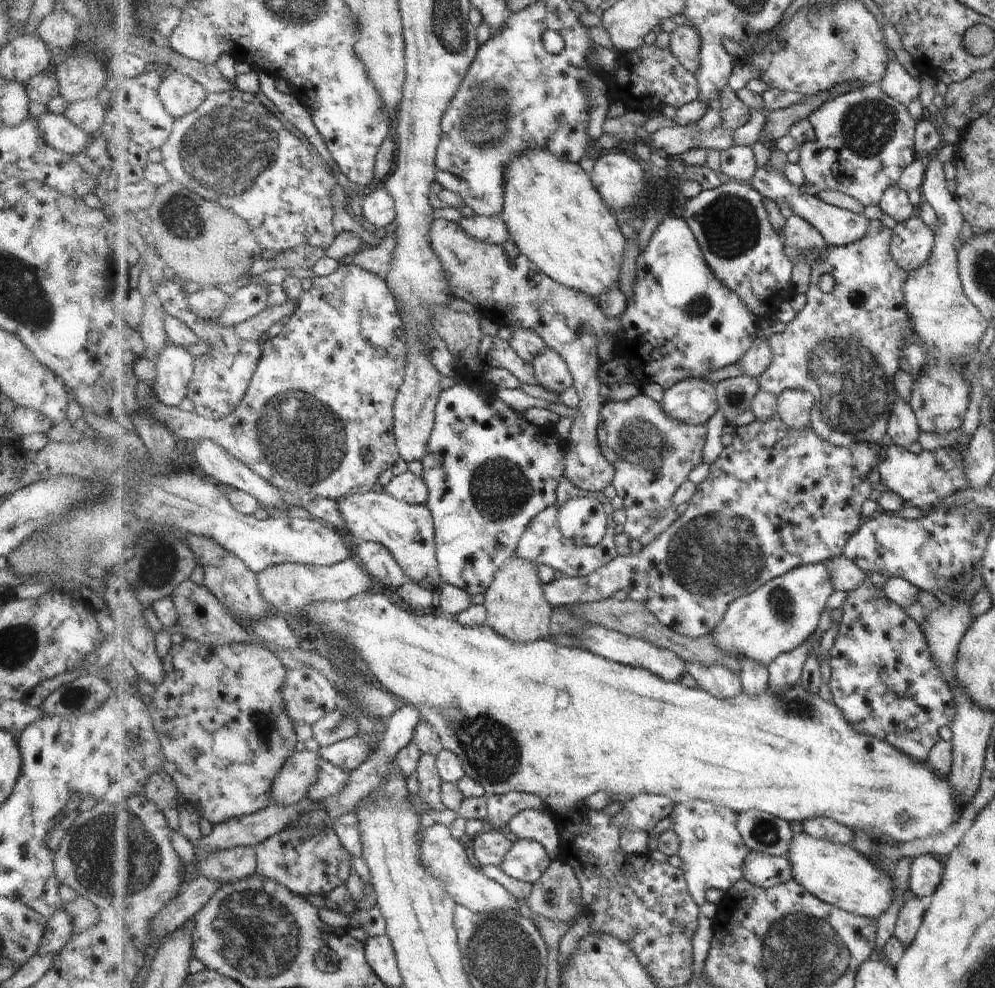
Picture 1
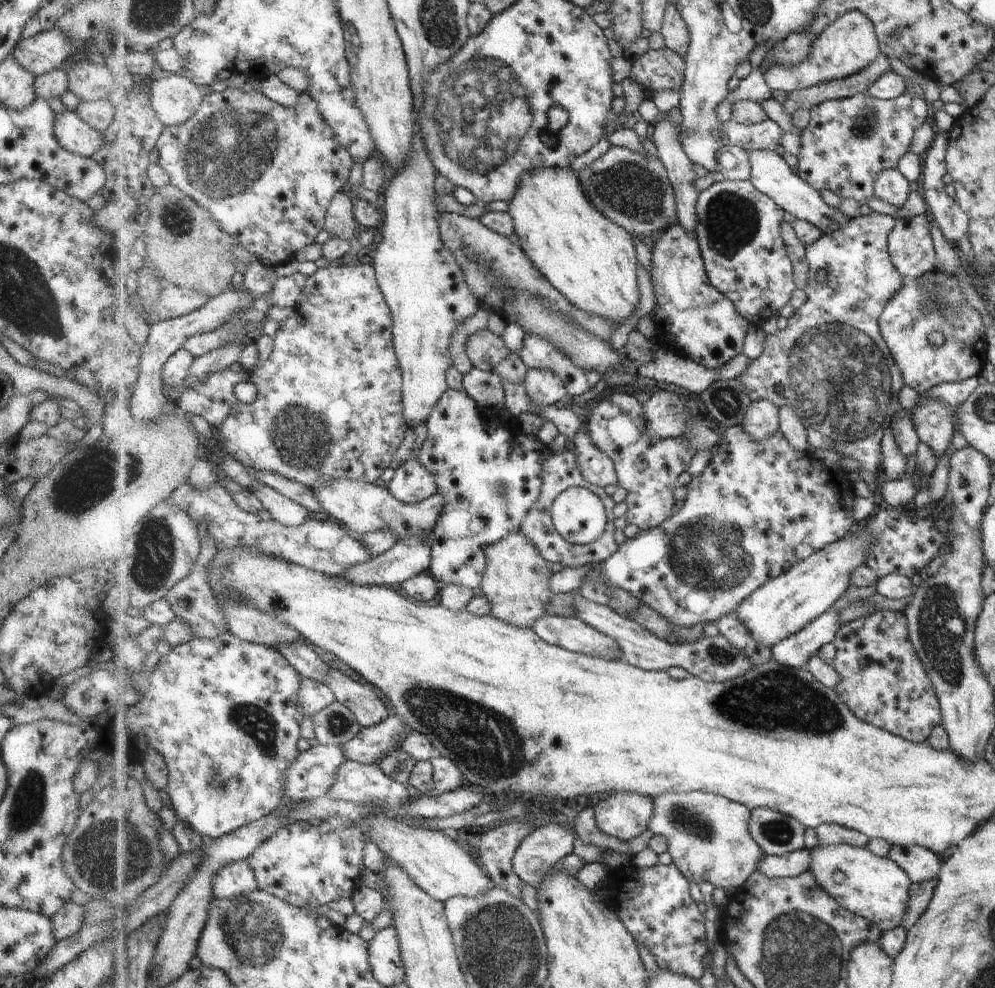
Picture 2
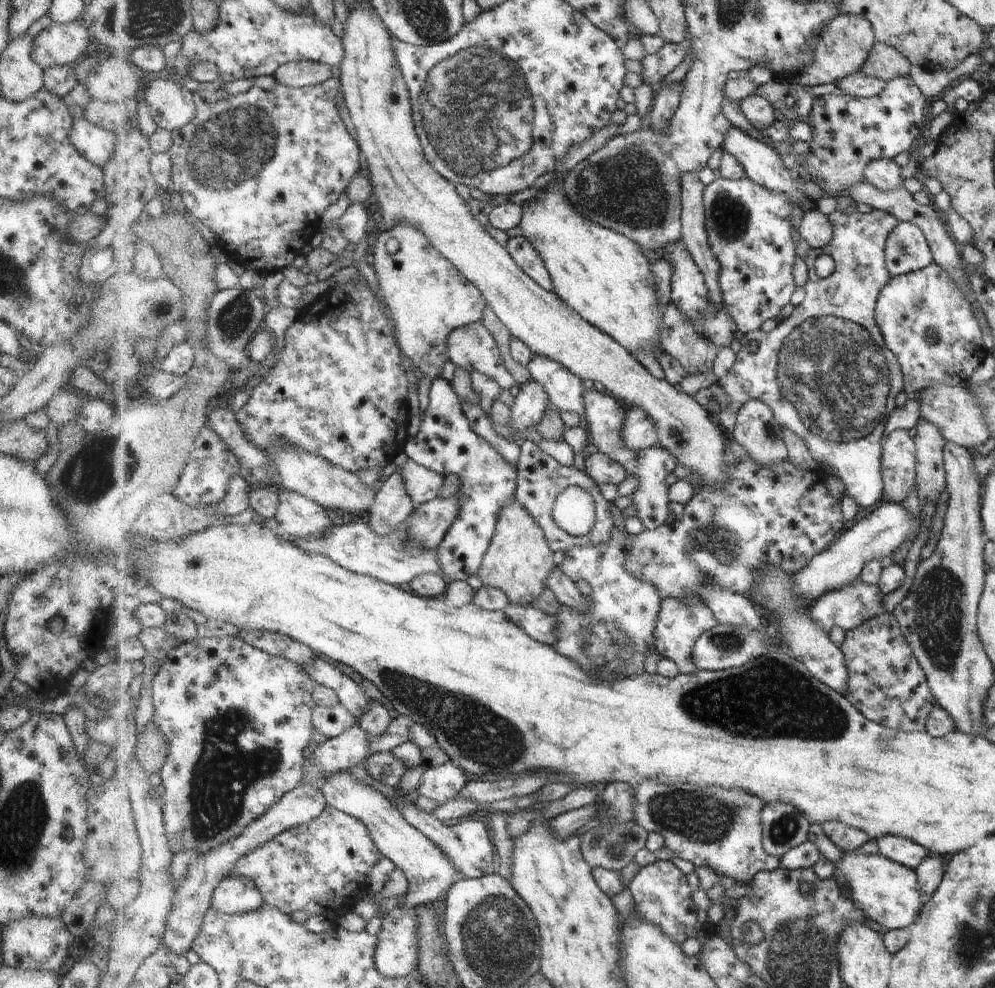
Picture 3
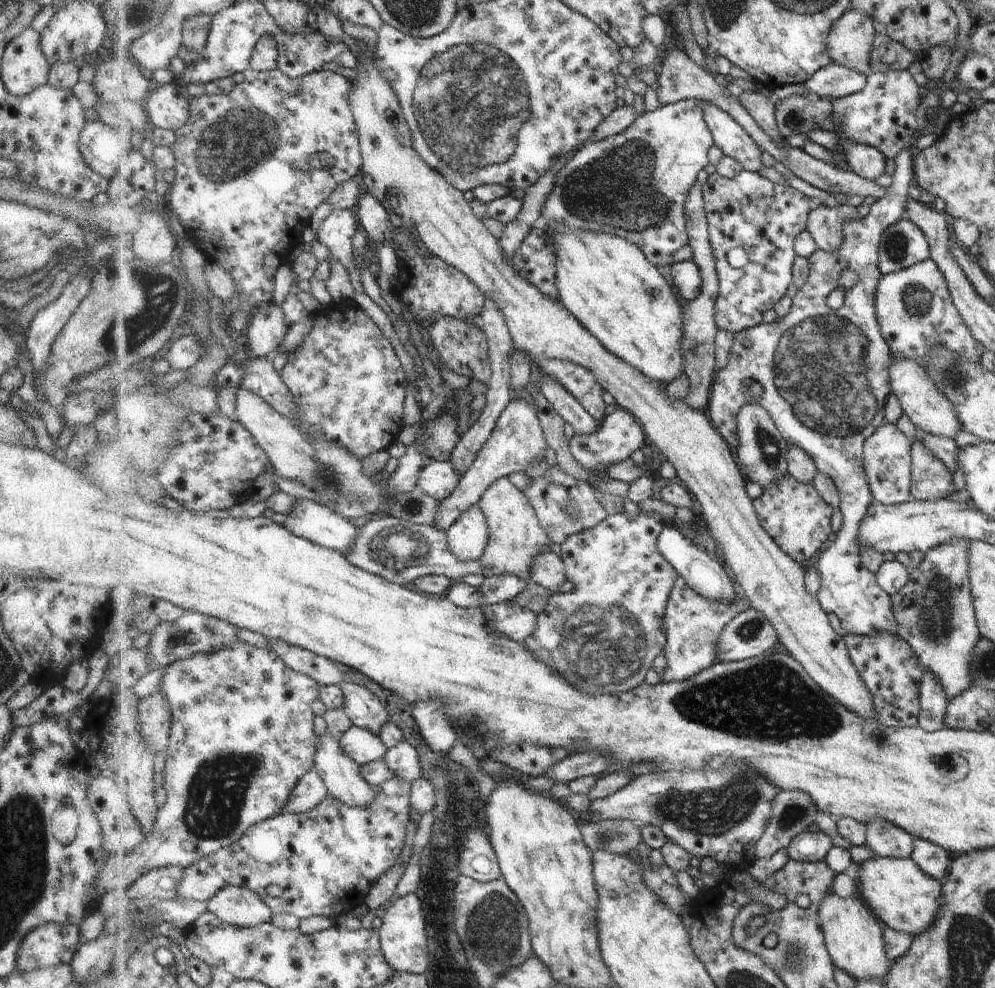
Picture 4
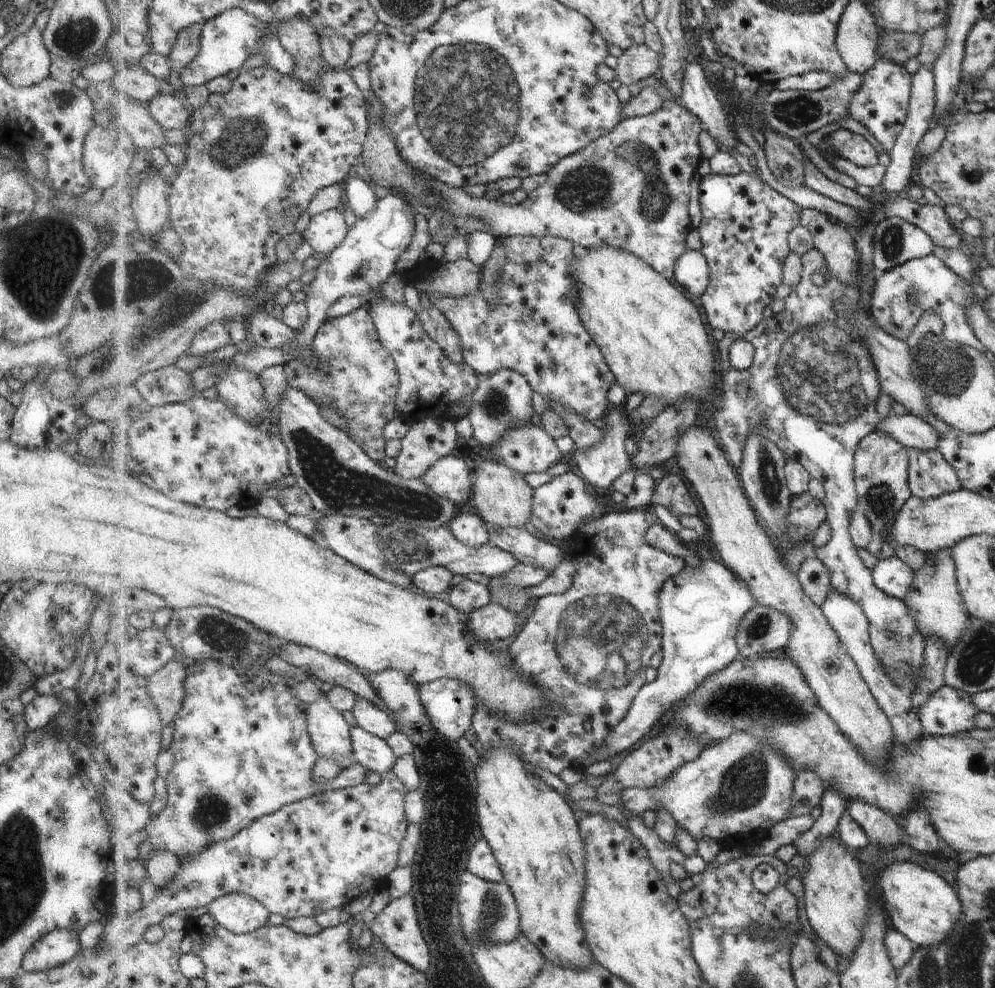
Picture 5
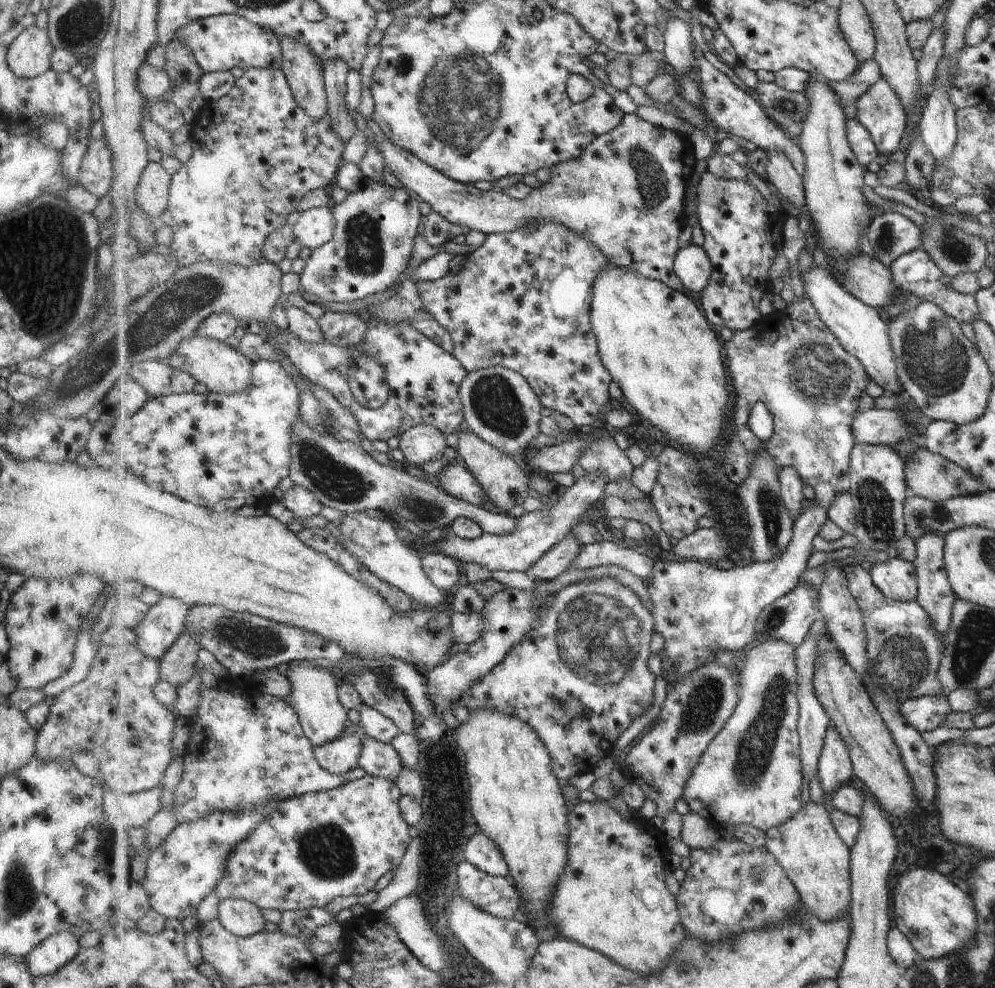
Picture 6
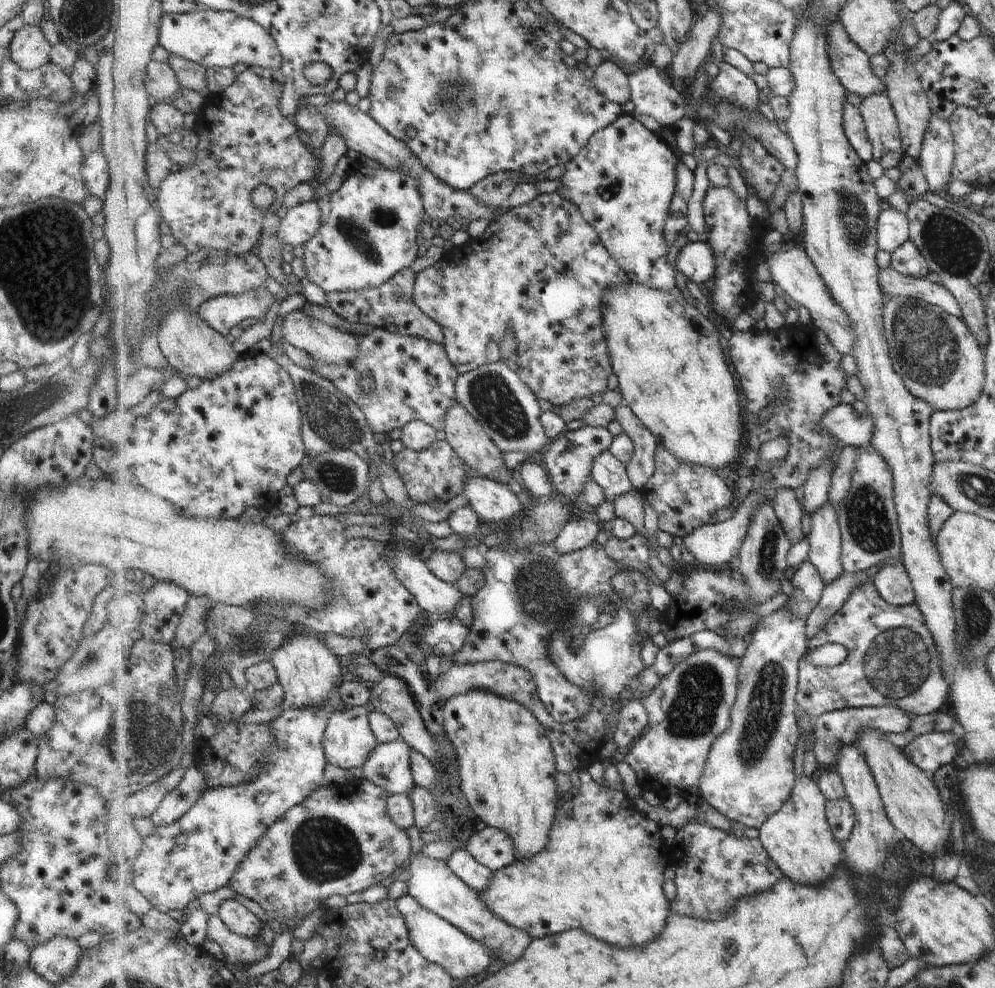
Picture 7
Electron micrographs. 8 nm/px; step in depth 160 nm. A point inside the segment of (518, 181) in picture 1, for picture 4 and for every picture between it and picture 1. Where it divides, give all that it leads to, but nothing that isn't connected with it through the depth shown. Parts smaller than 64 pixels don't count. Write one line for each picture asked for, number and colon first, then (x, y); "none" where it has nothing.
2: (591, 260)
3: (603, 275)
4: (607, 282)

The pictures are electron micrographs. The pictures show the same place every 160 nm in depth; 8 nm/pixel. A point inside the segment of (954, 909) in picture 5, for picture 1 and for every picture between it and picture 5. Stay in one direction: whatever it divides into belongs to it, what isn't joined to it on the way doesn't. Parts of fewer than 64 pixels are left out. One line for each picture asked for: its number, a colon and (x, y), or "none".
1: (836, 873)
2: (877, 889)
3: (889, 893)
4: (901, 895)

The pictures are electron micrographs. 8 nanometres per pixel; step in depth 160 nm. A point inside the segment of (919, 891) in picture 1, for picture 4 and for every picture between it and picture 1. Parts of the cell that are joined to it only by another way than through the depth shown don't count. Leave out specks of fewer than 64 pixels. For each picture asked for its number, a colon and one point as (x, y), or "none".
2: (920, 864)
3: (909, 854)
4: (885, 839)

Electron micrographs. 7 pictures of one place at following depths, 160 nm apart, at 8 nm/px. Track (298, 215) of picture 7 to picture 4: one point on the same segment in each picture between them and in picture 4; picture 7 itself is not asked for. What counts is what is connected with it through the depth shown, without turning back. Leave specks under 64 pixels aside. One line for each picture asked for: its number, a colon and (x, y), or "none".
4: (337, 231)
5: (327, 231)
6: (314, 228)

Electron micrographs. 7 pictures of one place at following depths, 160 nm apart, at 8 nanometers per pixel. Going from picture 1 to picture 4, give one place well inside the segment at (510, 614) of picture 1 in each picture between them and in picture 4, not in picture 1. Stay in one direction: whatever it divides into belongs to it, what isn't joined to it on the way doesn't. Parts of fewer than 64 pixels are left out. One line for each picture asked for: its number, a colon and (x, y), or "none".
2: (516, 582)
3: (520, 560)
4: (517, 537)

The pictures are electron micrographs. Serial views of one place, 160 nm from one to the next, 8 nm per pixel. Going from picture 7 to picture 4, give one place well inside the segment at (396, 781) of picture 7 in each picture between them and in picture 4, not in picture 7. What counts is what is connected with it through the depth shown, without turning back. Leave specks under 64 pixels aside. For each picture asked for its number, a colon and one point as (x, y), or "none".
4: (362, 745)
5: (374, 753)
6: (380, 760)

